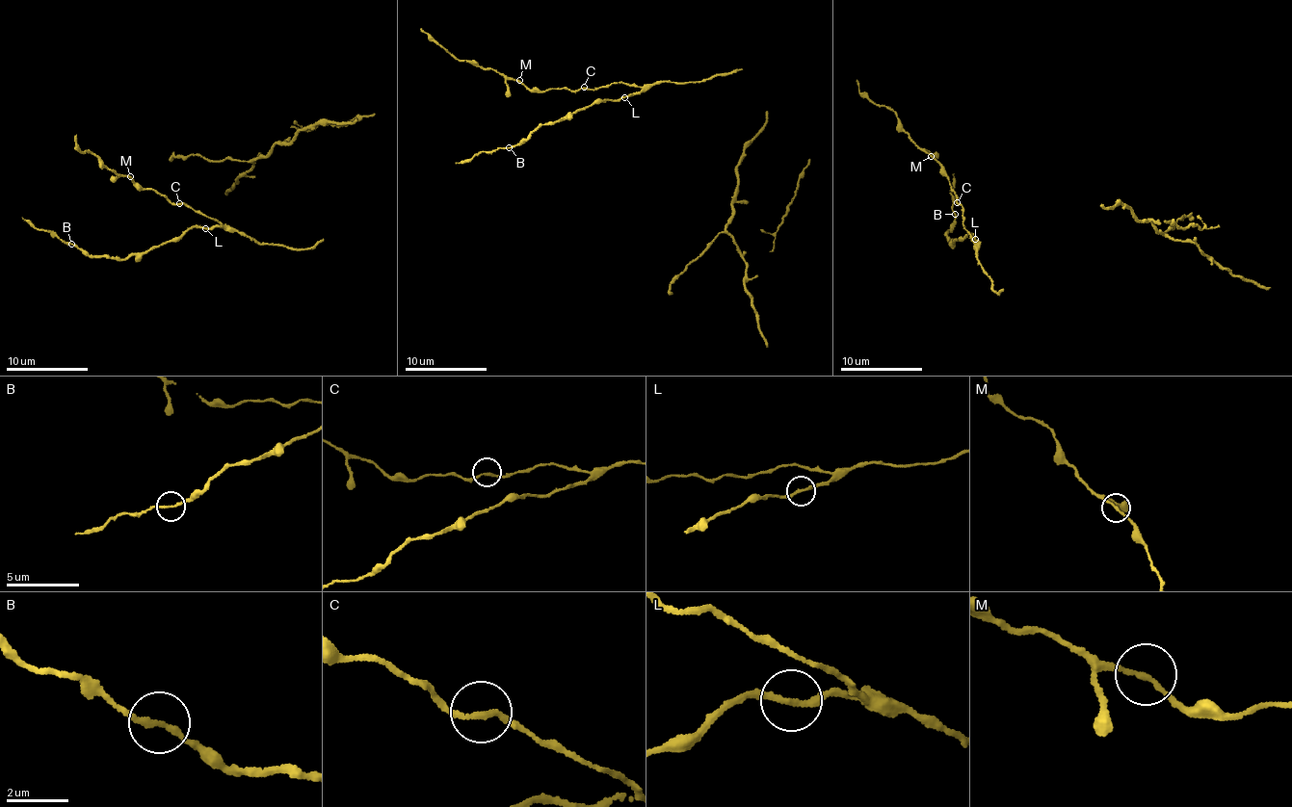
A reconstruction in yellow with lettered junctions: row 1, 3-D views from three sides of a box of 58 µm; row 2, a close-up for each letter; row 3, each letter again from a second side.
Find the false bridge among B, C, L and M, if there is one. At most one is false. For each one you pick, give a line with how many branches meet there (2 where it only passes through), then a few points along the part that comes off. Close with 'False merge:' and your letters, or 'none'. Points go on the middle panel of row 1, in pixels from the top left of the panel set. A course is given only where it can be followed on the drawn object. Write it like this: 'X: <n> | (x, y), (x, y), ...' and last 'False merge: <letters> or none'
B: 2 | (508, 147), (480, 152), (456, 163)
False merge: B

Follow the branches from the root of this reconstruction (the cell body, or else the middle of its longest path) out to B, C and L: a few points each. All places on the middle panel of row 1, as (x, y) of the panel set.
B: (741, 69), (699, 80), (657, 82), (636, 93), (592, 103), (557, 121), (540, 125), (526, 139), (508, 147)
C: (741, 69), (699, 80), (657, 82), (642, 88), (617, 82), (593, 89), (584, 87)
L: (741, 69), (699, 80), (657, 82), (624, 97)

